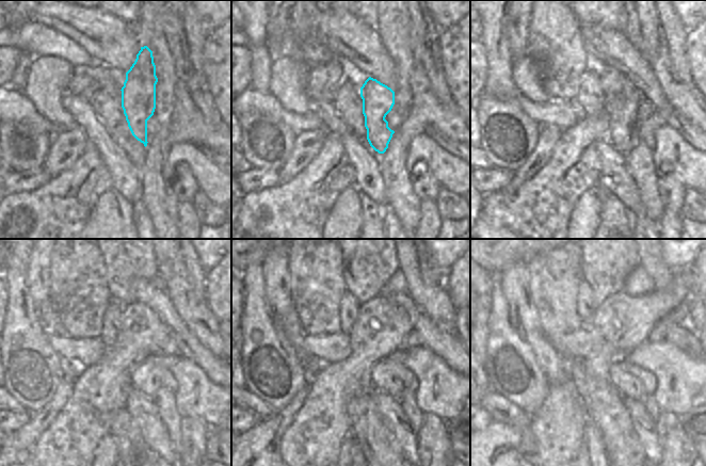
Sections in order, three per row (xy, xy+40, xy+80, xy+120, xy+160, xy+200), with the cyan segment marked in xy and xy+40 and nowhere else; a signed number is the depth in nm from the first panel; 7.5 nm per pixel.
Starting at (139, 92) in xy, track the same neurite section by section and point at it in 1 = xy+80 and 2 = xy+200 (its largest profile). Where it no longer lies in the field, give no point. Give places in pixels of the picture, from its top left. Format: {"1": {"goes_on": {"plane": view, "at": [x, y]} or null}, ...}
{"1": {"goes_on": {"plane": "xy+80", "at": [620, 134]}}, "2": {"goes_on": {"plane": "xy+200", "at": [628, 385]}}}

